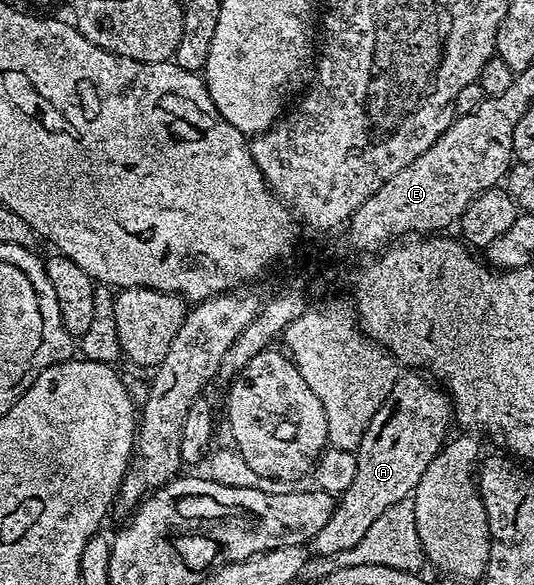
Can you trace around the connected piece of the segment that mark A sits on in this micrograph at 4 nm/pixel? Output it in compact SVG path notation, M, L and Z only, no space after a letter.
M400 373L393 384L393 392L389 392L373 420L369 420L354 451L357 472L353 484L338 495L329 524L325 524L325 528L311 539L310 549L315 549L323 558L331 558L334 554L346 555L348 550L361 544L361 536L373 528L373 520L377 520L381 512L414 495L421 476L425 476L425 468L433 464L448 441L447 429L450 426L453 426L450 397L422 373Z

